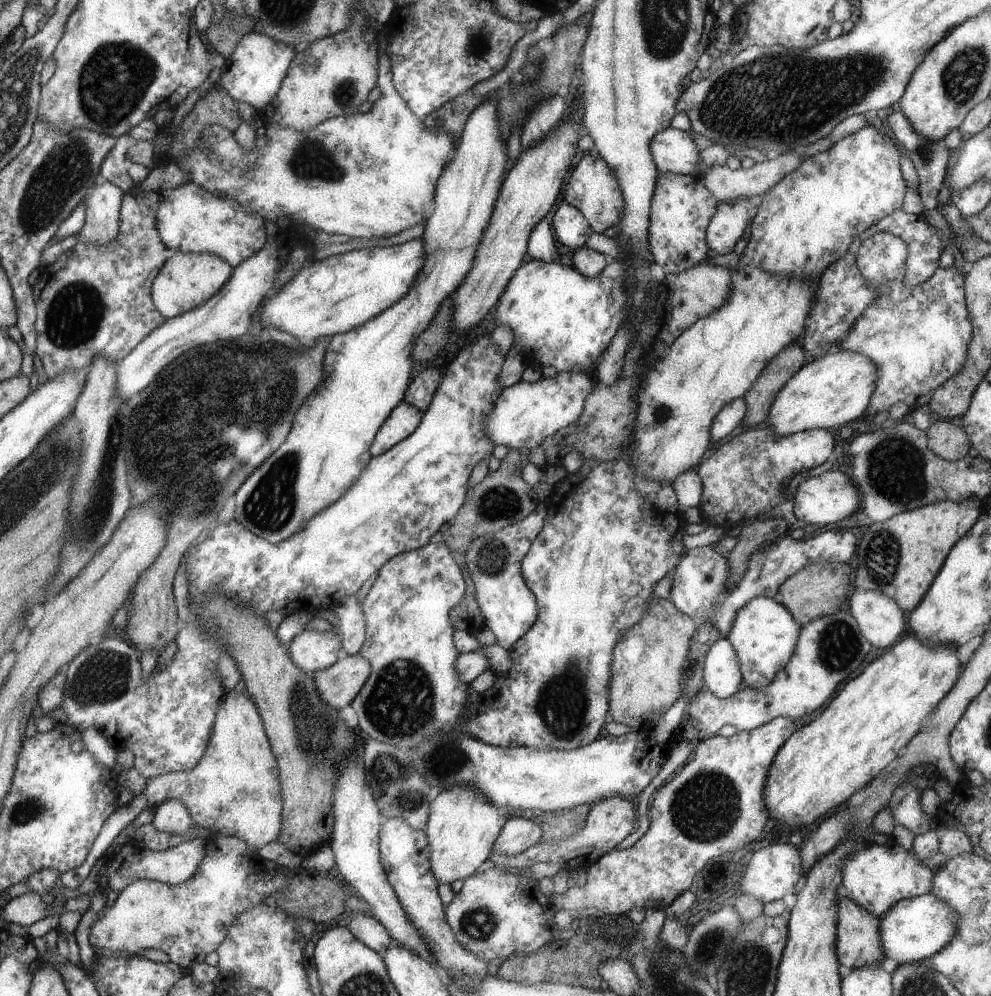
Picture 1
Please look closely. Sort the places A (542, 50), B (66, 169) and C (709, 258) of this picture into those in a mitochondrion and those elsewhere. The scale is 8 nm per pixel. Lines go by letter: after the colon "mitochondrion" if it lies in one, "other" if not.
A: other
B: mitochondrion
C: other

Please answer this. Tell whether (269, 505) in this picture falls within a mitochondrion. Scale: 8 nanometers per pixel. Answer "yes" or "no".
yes

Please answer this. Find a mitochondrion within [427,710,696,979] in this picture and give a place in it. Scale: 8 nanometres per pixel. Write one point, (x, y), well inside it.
(480, 924)

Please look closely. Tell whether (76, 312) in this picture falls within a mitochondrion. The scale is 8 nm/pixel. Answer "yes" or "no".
yes

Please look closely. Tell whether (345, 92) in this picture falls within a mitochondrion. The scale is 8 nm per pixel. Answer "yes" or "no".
yes

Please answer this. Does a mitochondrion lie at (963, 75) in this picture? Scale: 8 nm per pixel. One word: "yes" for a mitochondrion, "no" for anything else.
yes

